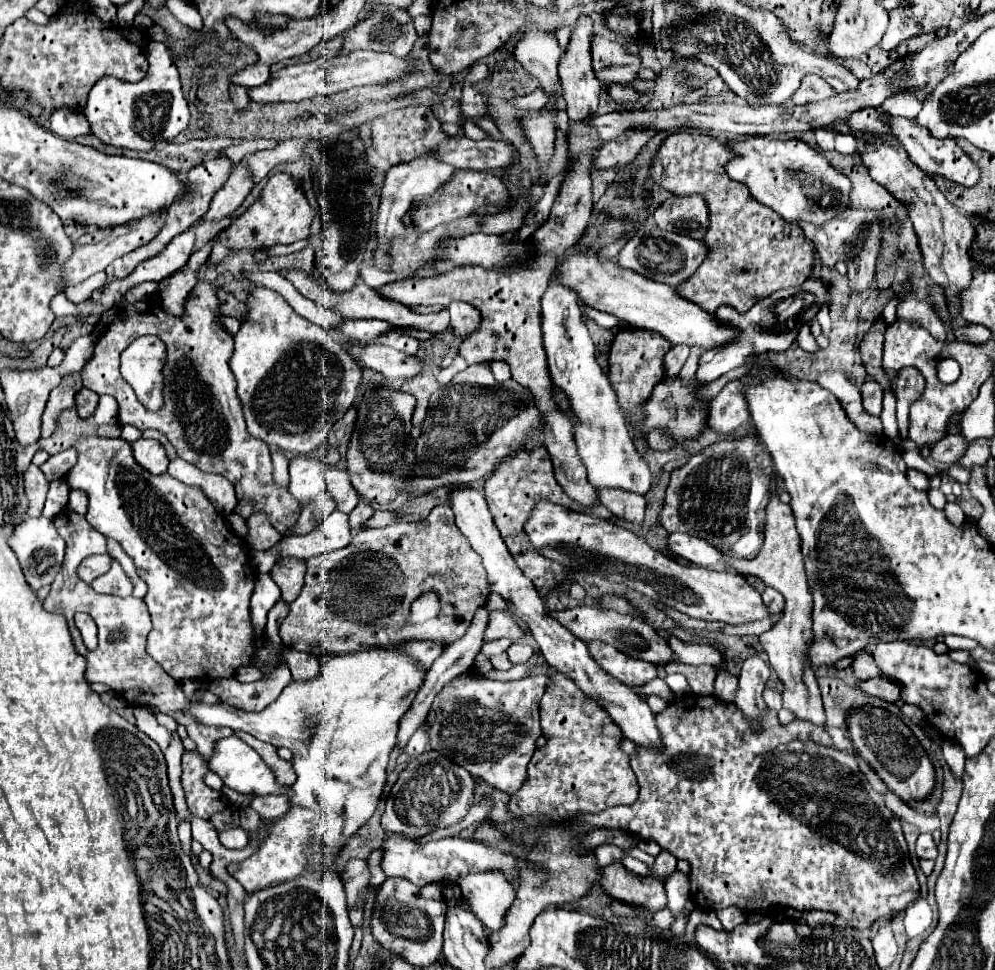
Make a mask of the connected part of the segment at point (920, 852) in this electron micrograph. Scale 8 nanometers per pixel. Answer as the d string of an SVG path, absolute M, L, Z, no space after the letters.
M921 833L917 839L917 857L919 859L935 859L937 857L937 845L931 837L931 833Z

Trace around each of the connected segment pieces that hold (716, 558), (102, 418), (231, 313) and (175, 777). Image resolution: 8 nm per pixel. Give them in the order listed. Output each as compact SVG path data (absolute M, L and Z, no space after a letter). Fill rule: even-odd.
M671 533L667 537L667 547L677 557L689 563L695 563L699 567L713 567L723 559L721 551L715 549L711 543L705 543L703 539L687 535L687 533Z
M103 395L99 399L99 407L93 415L95 425L105 425L105 423L115 423L117 419L117 401L111 395Z
M217 289L217 299L219 299L219 311L221 311L221 315L243 319L243 315L245 315L245 303L243 301L235 299L231 293L227 293L223 289Z
M175 737L169 747L163 751L165 759L167 759L167 775L169 775L169 785L171 785L171 791L173 791L173 799L185 799L183 795L183 789L181 789L181 755L185 753L183 749L183 743L179 737Z

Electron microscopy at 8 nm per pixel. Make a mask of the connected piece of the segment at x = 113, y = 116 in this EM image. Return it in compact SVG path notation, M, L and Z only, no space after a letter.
M151 41L147 45L147 61L149 71L139 83L105 77L91 87L83 113L91 123L93 135L97 135L103 143L123 149L149 151L159 141L169 141L187 127L189 107L183 97L179 71L169 49L163 43Z

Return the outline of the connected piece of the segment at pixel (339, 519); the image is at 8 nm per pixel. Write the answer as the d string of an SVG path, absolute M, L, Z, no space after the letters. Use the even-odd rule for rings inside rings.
M333 511L315 531L307 535L283 537L277 545L285 549L285 557L309 559L319 553L329 553L347 547L351 537L353 535L349 529L349 515L341 511Z

